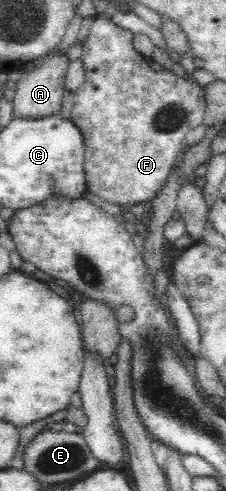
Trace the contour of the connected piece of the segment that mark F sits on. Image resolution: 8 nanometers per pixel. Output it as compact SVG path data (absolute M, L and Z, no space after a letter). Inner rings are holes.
M94 17L89 35L82 41L85 82L75 92L71 115L84 138L87 190L123 208L146 203L159 193L183 150L186 135L204 124L206 108L204 86L156 67L134 49L133 36L111 18Z

